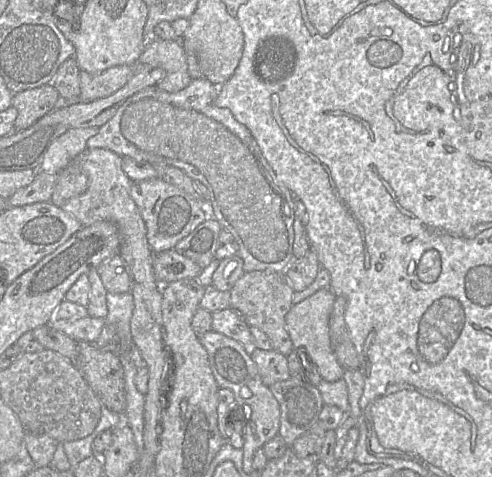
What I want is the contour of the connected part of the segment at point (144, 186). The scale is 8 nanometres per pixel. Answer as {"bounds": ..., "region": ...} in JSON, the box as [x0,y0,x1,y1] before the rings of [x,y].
{"bounds":[130,177,212,253],"region":[[[159,177],[132,182],[130,195],[145,222],[147,241],[153,253],[173,249],[177,242],[212,217],[208,210],[190,195]]]}

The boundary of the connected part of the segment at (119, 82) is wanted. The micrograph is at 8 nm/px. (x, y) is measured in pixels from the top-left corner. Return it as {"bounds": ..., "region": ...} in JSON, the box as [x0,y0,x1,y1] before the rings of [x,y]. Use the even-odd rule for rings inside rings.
{"bounds":[79,65,135,103],"region":[[[135,65],[110,67],[101,73],[90,74],[81,70],[79,103],[89,103],[110,96],[122,88],[133,75]]]}

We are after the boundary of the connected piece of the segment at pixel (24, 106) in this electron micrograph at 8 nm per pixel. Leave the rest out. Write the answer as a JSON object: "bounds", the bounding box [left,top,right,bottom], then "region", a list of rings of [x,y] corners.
{"bounds":[12,83,61,131],"region":[[[52,83],[13,93],[12,106],[18,111],[14,131],[29,128],[61,103],[61,97]]]}

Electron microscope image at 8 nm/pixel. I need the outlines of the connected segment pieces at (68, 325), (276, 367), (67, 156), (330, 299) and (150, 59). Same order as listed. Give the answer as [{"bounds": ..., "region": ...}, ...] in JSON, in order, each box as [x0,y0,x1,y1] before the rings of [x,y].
[{"bounds":[46,316,105,343],"region":[[[86,316],[79,319],[53,317],[46,325],[64,333],[77,342],[95,343],[105,324],[105,318]]]},{"bounds":[250,348,291,387],"region":[[[256,348],[250,357],[258,368],[262,382],[270,387],[272,384],[291,377],[287,357],[280,352]]]},{"bounds":[38,127,99,174],"region":[[[99,127],[75,128],[66,131],[49,147],[38,171],[58,174],[87,149],[87,140],[98,131]]]},{"bounds":[286,288,344,382],"region":[[[323,288],[293,304],[286,315],[286,329],[294,349],[303,349],[316,365],[322,379],[328,382],[342,379],[344,373],[332,350],[329,335],[329,317],[334,301],[335,295],[331,289]]]},{"bounds":[136,40,191,93],"region":[[[149,40],[136,64],[149,64],[165,70],[165,77],[156,86],[174,93],[187,87],[191,82],[186,54],[177,40]]]}]

